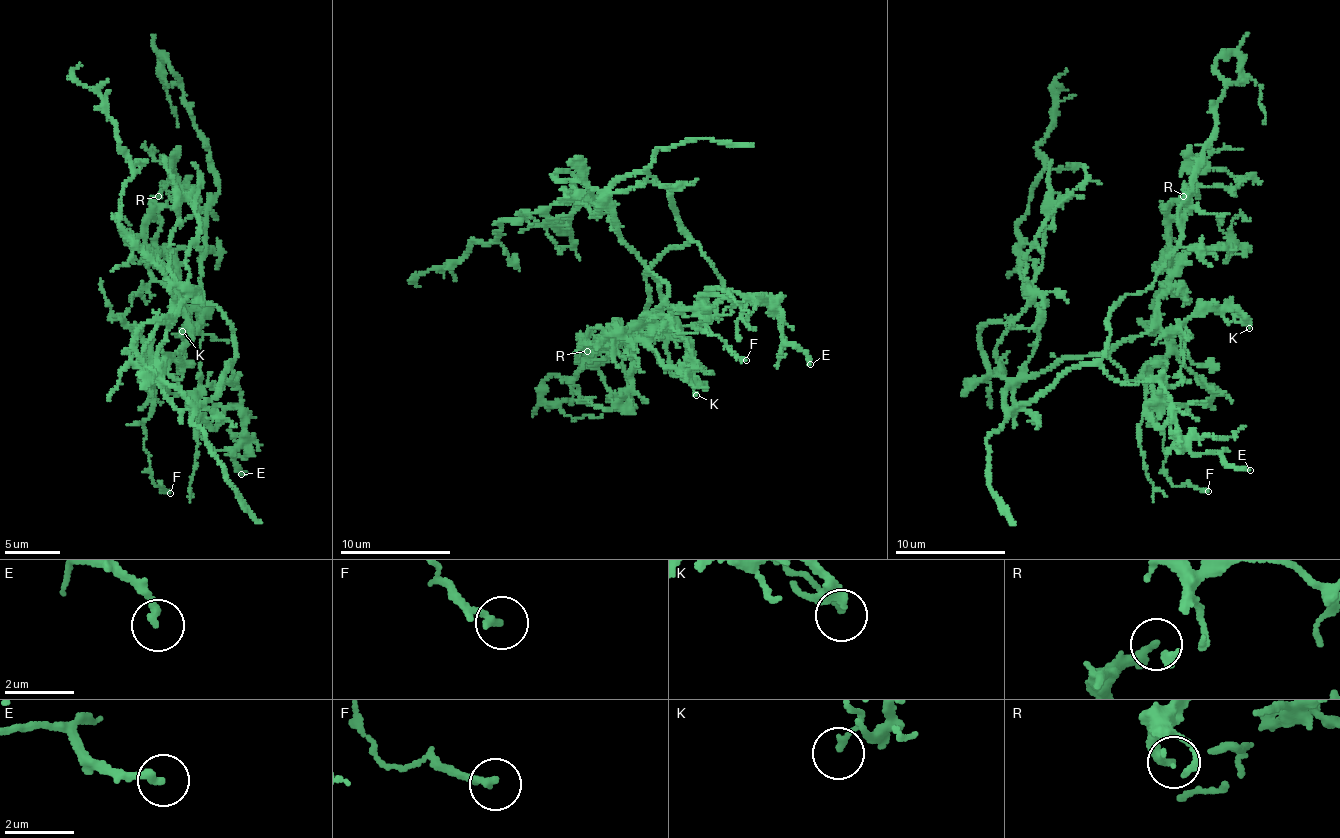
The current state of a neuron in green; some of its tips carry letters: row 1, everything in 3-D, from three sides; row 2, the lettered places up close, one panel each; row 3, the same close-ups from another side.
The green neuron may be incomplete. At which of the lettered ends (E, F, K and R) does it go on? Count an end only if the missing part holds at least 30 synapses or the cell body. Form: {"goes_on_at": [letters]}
{"goes_on_at": []}

